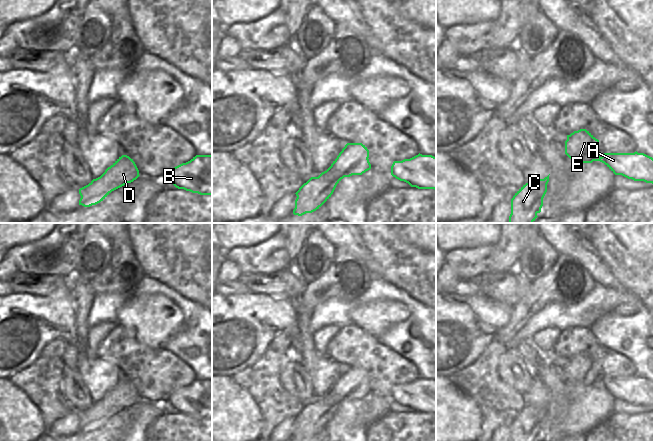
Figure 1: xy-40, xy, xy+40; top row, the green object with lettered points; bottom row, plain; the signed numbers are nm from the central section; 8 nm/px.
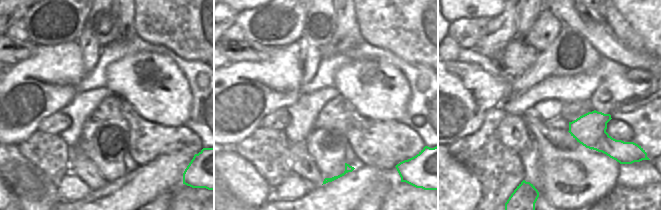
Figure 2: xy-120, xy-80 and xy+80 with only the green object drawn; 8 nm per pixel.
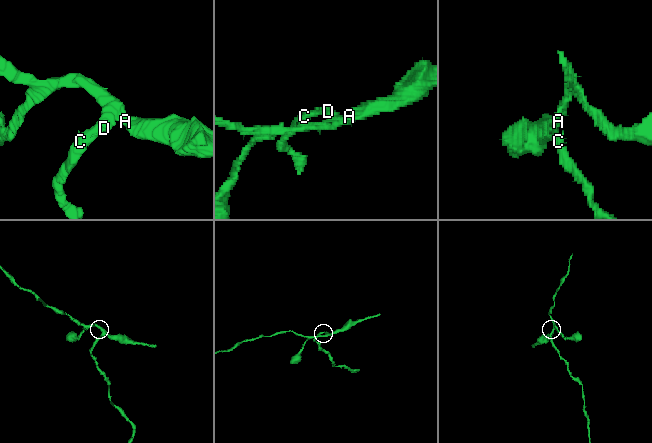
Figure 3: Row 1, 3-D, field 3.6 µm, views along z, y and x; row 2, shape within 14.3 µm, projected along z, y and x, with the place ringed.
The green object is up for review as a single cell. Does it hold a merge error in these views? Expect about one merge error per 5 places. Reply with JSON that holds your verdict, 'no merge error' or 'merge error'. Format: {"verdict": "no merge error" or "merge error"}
{"verdict": "merge error"}

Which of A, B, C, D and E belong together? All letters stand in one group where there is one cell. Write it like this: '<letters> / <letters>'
A B E / C D

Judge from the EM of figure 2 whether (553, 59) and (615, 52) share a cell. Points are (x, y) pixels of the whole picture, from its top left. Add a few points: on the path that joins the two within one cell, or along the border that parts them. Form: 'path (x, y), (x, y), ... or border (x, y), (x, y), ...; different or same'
border (584, 36), (603, 57); different

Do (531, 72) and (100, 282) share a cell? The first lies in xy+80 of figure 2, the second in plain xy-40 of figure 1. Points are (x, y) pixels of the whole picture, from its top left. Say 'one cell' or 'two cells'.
one cell

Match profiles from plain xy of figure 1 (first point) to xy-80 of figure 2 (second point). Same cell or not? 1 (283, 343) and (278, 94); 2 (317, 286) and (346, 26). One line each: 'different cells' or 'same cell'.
1: different cells
2: same cell

